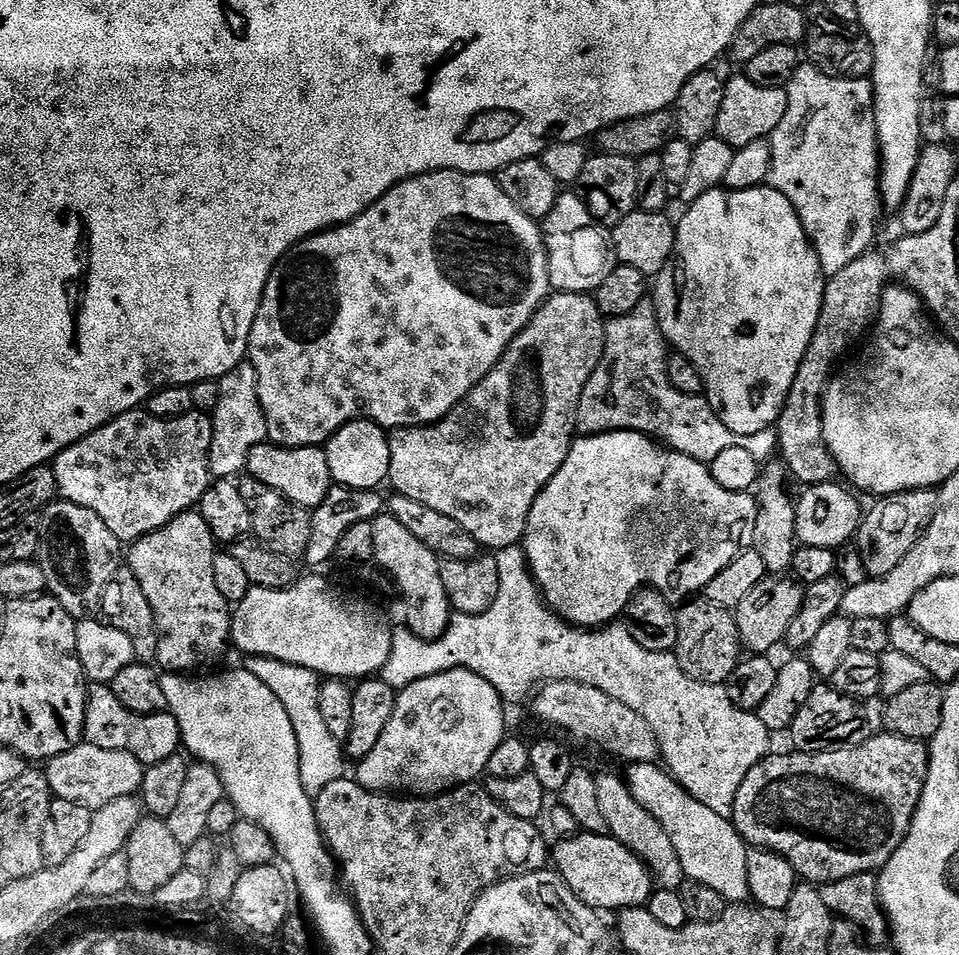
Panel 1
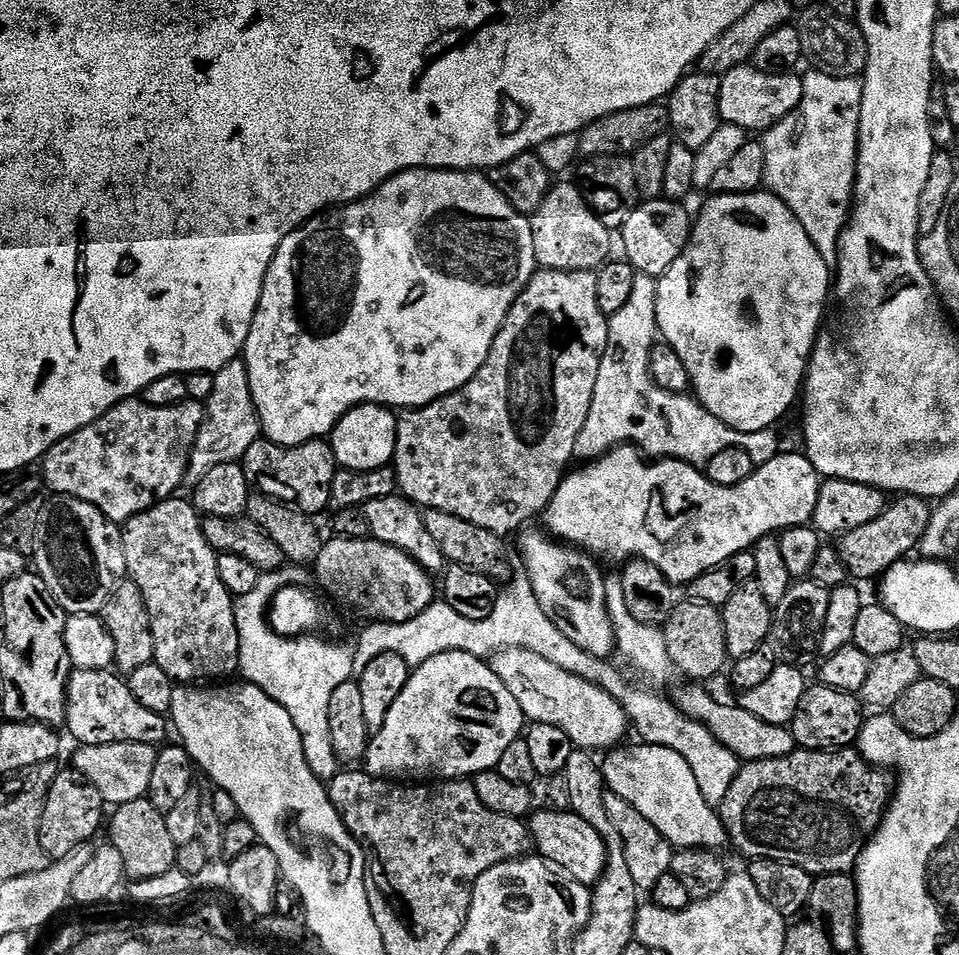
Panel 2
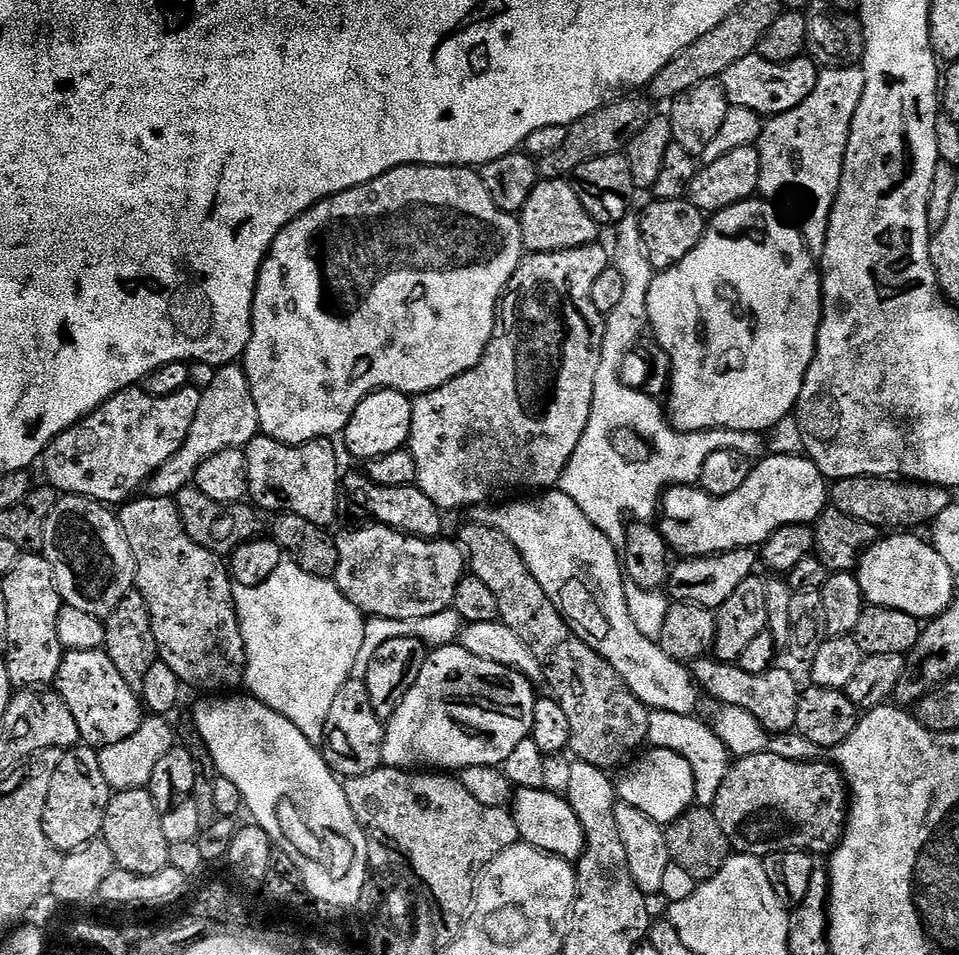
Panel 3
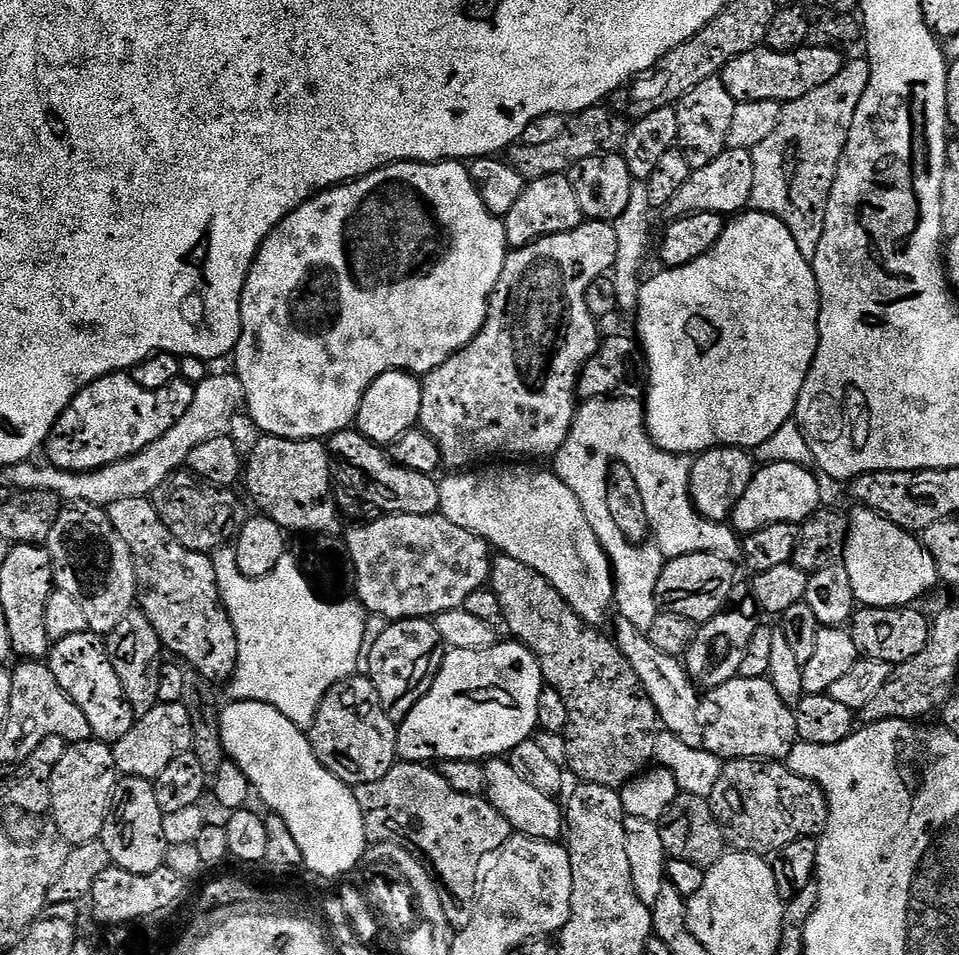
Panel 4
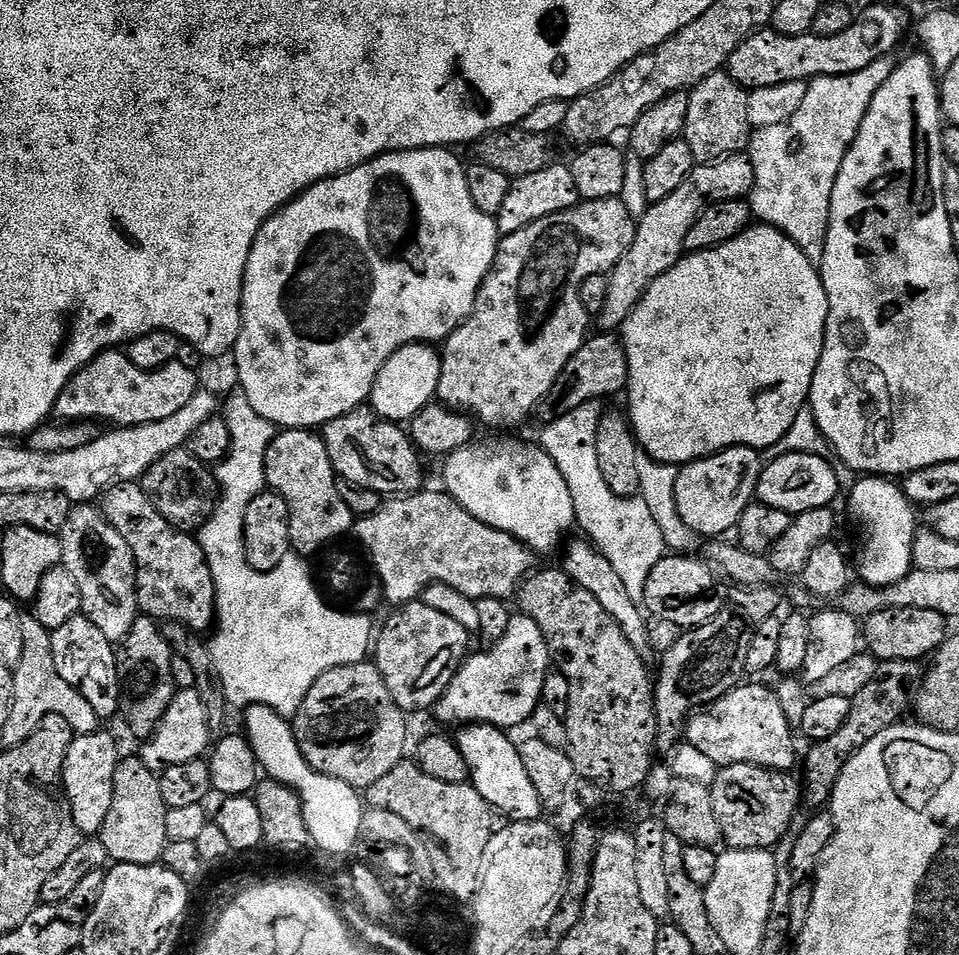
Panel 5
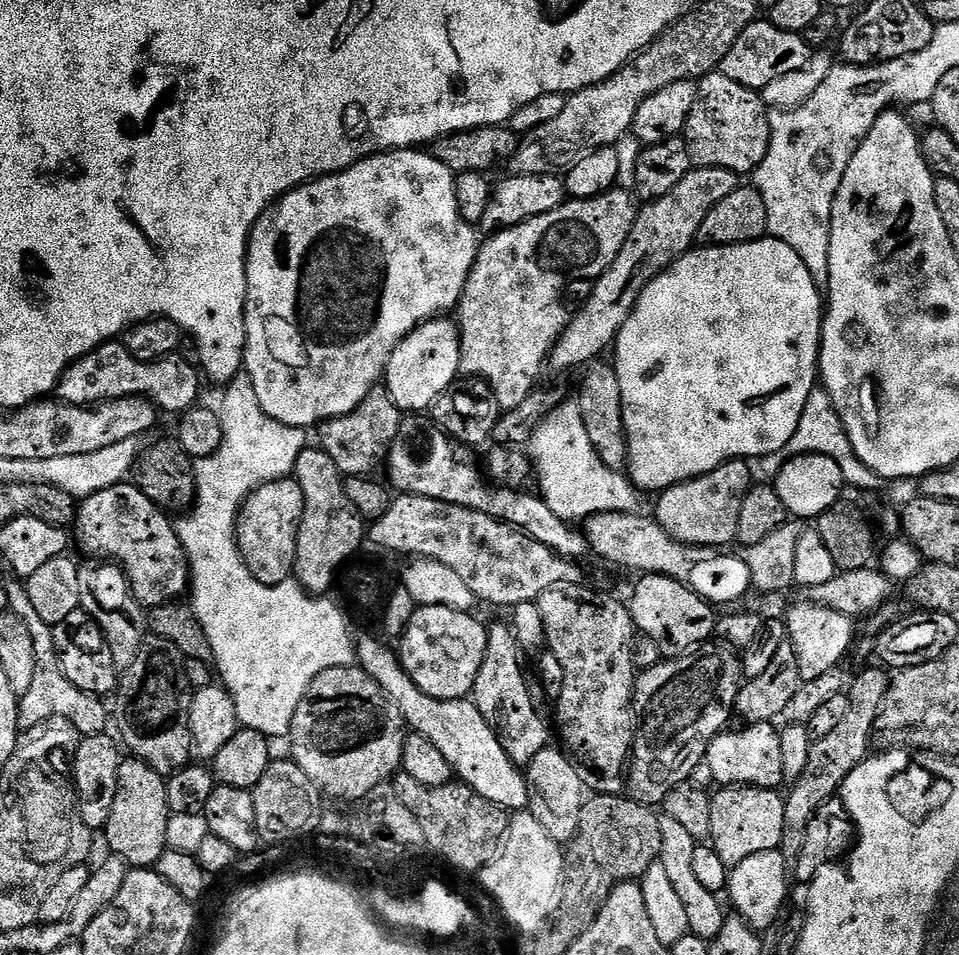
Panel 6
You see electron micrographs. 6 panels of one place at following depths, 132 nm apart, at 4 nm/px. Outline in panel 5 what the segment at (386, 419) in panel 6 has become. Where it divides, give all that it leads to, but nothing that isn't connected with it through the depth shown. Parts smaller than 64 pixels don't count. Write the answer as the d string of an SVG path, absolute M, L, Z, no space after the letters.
M371 407L355 408L350 414L342 414L342 418L334 418L322 429L326 454L330 454L330 462L334 466L337 477L354 488L365 488L377 492L381 498L410 496L425 487L424 472L420 469L421 453L412 442L411 435L404 432L399 423L381 419Z

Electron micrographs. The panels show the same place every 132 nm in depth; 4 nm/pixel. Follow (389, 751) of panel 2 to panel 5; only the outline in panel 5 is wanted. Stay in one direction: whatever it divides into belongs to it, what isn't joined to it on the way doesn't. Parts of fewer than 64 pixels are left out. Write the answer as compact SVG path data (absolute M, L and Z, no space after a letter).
M523 614L513 615L510 626L506 626L506 634L487 651L485 660L468 658L460 665L434 709L434 715L442 723L455 726L488 724L501 730L513 730L519 724L527 725L541 707L540 695L550 671L550 657L538 622Z

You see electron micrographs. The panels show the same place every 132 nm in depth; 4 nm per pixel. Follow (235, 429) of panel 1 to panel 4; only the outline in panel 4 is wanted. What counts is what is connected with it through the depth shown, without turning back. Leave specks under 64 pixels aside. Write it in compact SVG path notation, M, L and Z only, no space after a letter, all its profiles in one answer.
M231 371L228 372L222 373L221 376L209 374L204 381L196 385L190 410L186 410L186 414L182 414L182 418L178 418L178 422L174 422L174 426L170 426L170 430L166 430L166 434L162 434L158 442L150 442L146 450L93 472L67 472L47 462L14 464L6 472L11 487L22 492L50 490L58 494L64 502L101 506L118 502L118 498L151 497L152 493L158 490L158 486L166 482L166 478L170 478L187 465L190 450L195 450L210 438L225 435L229 431L228 427L235 422L236 415L245 411L248 403L246 390L240 377Z

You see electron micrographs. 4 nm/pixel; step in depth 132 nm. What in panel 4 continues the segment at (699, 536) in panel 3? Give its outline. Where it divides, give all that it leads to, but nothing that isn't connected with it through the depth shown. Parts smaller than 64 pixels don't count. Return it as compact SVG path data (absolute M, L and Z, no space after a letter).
M778 462L757 467L752 476L750 486L746 486L746 494L738 502L732 512L731 525L737 533L747 534L754 530L762 530L767 524L790 522L800 524L813 516L821 507L820 484L816 481L817 473L812 468L803 468L790 462Z

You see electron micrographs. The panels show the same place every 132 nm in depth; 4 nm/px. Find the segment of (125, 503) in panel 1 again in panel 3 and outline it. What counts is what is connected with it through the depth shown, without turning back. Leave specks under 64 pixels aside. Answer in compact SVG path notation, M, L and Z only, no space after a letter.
M133 386L114 394L89 416L82 418L48 443L42 457L44 472L48 475L47 483L55 488L57 493L89 496L105 506L119 506L133 499L157 470L166 462L170 462L174 454L178 454L178 450L186 442L190 426L194 426L194 418L198 414L200 394L200 390L187 387L166 398L154 398L146 394L140 386Z

